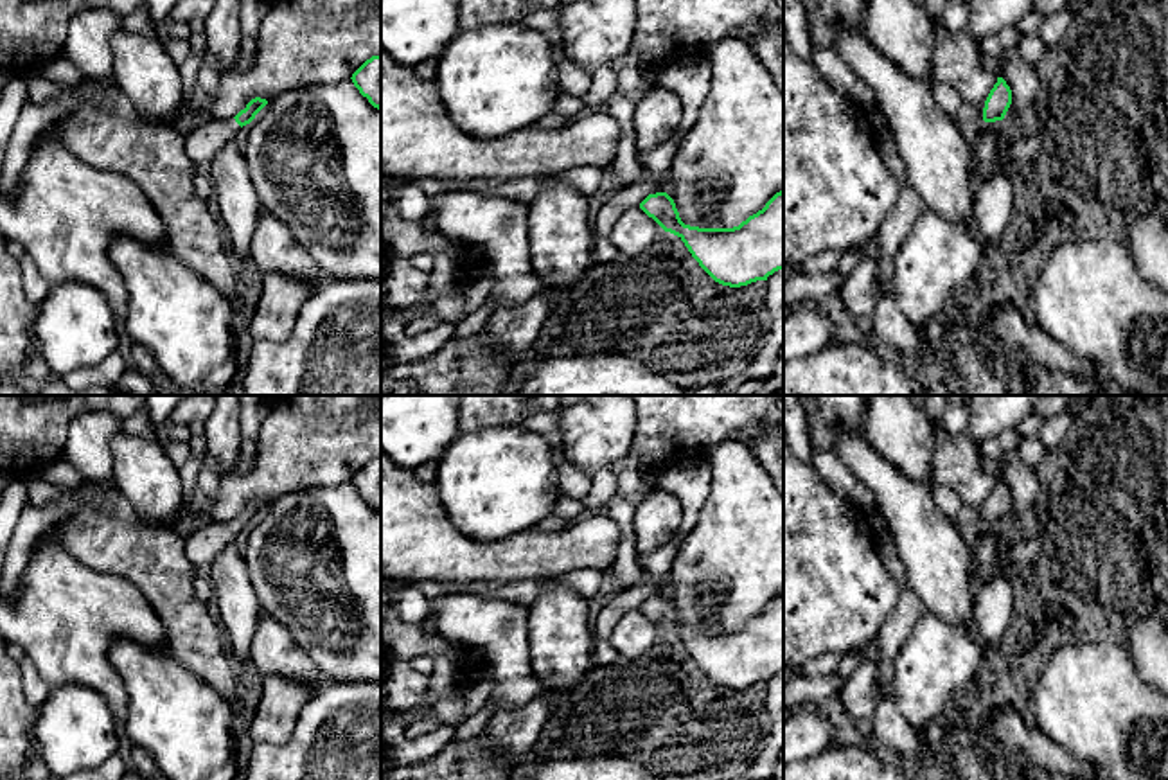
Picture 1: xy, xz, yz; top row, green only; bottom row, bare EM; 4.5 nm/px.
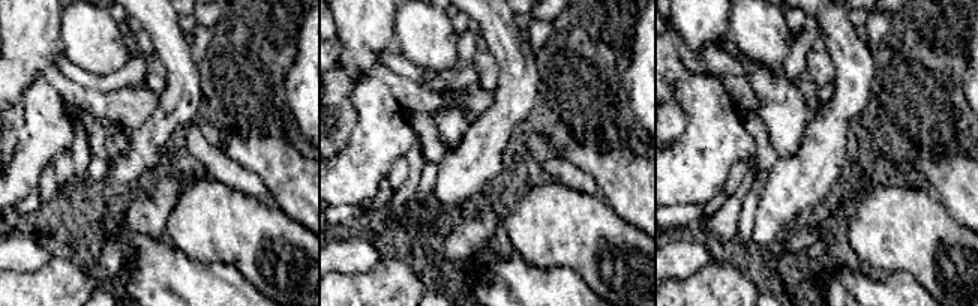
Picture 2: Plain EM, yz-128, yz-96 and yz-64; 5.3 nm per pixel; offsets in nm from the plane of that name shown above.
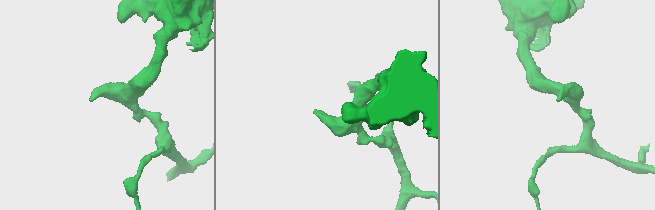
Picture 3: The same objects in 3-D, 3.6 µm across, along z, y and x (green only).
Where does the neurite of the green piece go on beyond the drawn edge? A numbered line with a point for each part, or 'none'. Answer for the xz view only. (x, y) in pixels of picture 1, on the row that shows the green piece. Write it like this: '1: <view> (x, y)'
none

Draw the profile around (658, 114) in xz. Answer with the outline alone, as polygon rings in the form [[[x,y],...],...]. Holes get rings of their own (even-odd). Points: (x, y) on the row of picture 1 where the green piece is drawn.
[[[659,86],[650,90],[636,102],[634,131],[638,151],[649,151],[677,133],[683,120],[681,99]]]

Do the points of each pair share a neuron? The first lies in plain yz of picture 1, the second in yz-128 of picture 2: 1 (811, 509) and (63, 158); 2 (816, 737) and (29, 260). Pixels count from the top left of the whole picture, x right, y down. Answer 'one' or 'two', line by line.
1: two
2: one

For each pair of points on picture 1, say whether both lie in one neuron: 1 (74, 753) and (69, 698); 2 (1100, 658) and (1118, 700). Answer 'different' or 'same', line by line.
1: same
2: same

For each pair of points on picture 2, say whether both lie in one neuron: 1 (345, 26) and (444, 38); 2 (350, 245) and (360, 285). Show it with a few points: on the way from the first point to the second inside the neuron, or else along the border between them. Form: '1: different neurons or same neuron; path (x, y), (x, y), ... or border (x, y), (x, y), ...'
1: different neurons; border (396, 15), (395, 47)
2: different neurons; border (383, 260), (362, 272), (335, 273)

